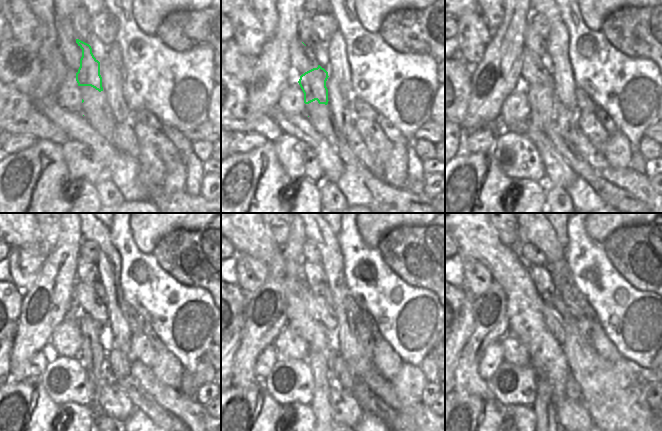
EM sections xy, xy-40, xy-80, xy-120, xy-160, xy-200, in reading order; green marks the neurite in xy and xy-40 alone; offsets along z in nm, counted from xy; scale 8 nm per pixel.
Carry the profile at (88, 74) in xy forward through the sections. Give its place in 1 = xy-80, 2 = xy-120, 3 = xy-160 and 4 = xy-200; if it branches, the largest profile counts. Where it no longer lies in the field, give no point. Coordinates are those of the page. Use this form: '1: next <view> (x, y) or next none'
1: next xy-80 (541, 99)
2: next xy-120 (96, 339)
3: next xy-160 (320, 405)
4: next xy-200 (545, 411)

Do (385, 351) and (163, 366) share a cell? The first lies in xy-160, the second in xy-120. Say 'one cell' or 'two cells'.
one cell

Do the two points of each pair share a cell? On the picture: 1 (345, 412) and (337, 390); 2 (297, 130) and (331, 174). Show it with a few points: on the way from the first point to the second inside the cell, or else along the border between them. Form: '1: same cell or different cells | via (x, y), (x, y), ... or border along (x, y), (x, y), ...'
1: same cell | via (344, 407), (337, 395)
2: same cell | via (309, 136), (324, 151), (330, 162)

